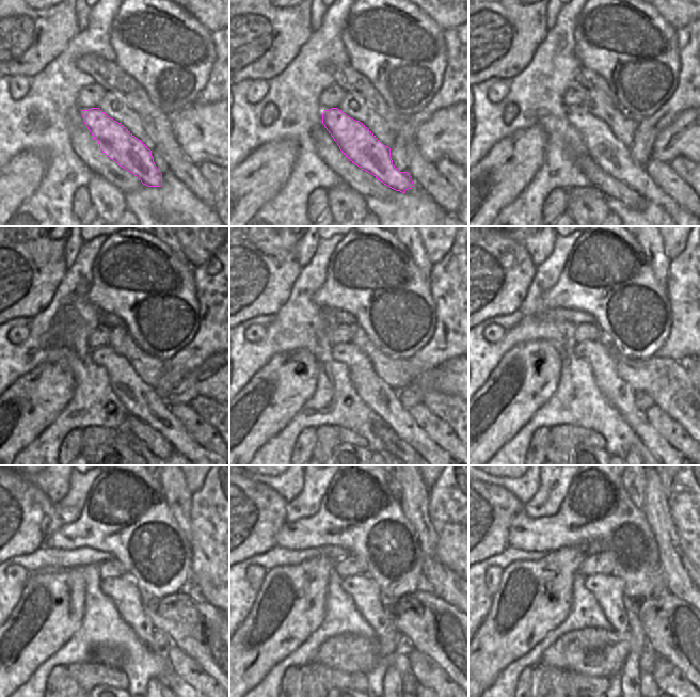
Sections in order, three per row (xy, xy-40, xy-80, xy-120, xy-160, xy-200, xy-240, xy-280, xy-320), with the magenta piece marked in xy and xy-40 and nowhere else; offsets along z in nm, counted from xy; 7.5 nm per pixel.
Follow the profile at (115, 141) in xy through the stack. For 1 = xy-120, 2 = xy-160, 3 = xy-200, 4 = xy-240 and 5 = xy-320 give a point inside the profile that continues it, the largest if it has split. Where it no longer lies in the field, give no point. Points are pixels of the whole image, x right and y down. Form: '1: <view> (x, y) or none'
1: xy-120 (141, 400)
2: xy-160 (377, 394)
3: xy-200 (599, 353)
4: xy-240 (123, 590)
5: xy-320 (607, 589)

